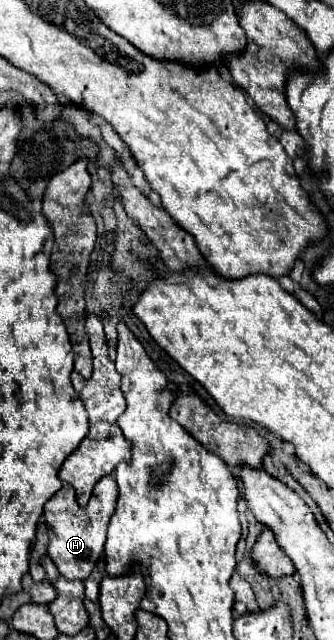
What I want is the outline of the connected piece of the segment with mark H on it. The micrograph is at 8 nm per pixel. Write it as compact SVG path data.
M105 476L95 484L93 496L85 508L77 504L75 490L69 484L63 484L63 488L45 504L45 522L49 528L49 548L47 554L55 562L57 570L67 580L85 580L95 562L99 560L103 546L105 546L105 532L111 514L115 512L117 504L117 484L111 476Z

